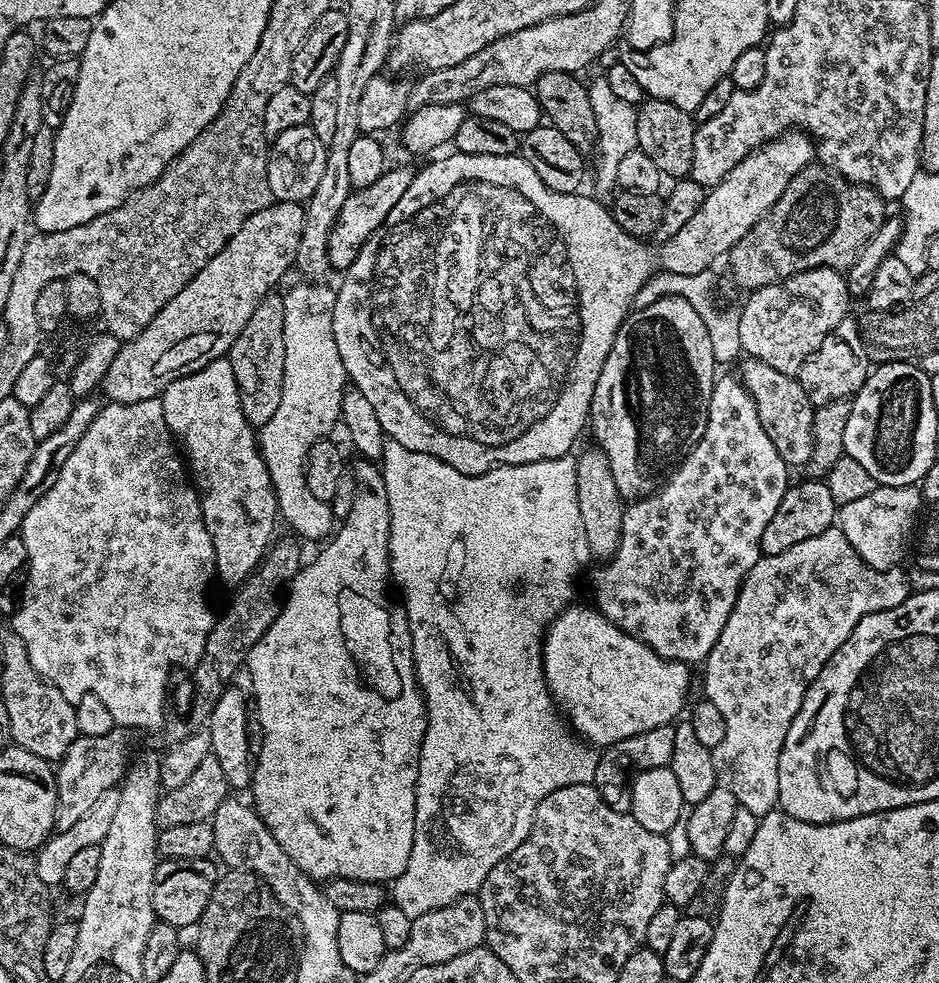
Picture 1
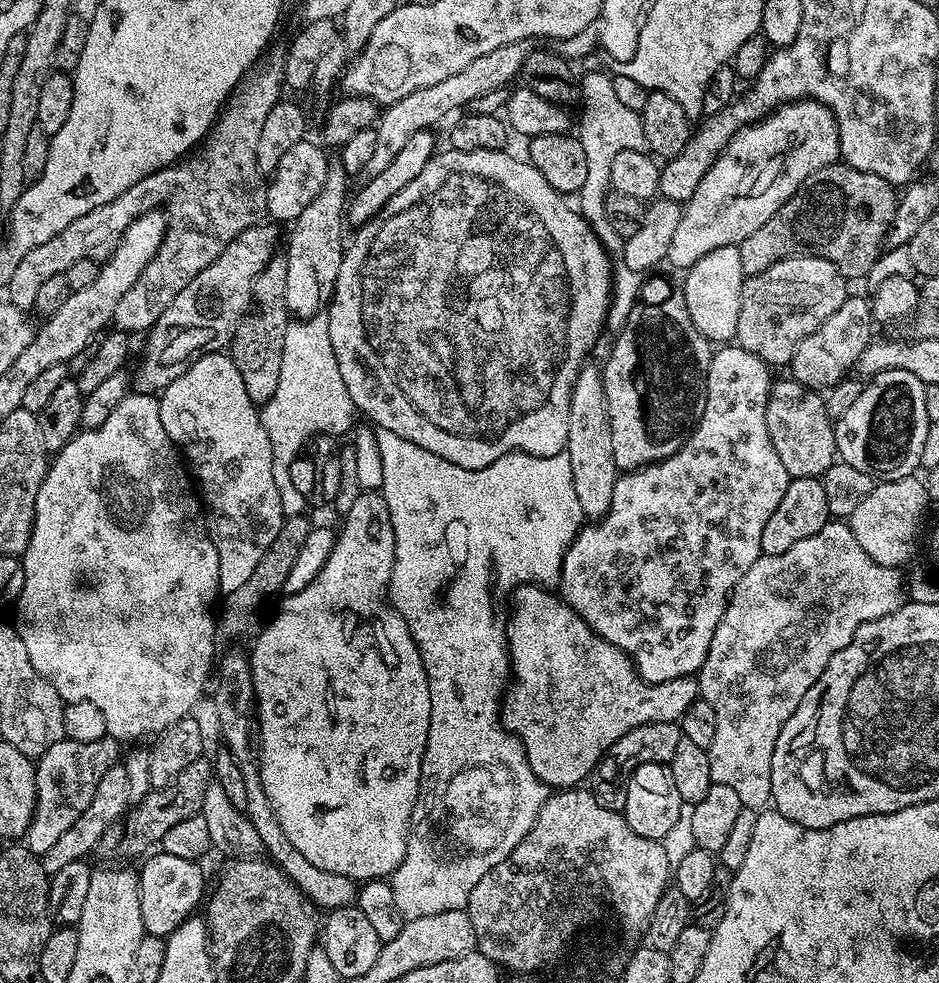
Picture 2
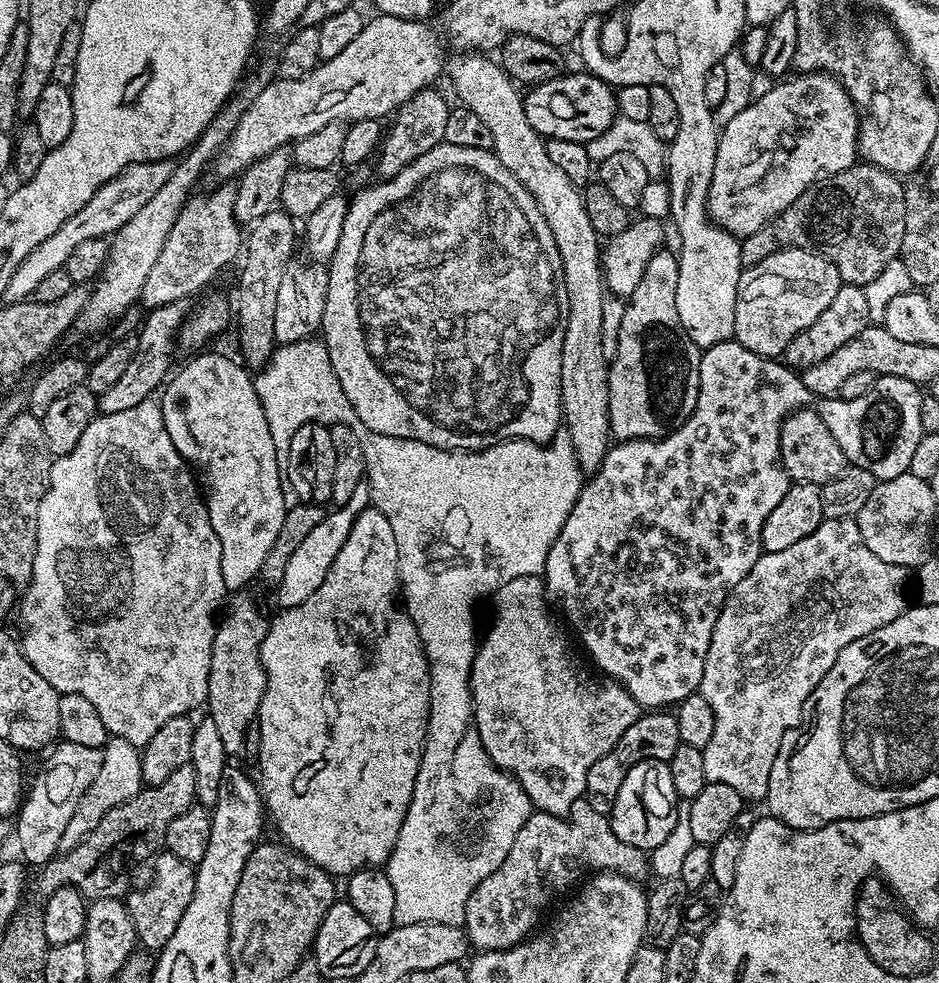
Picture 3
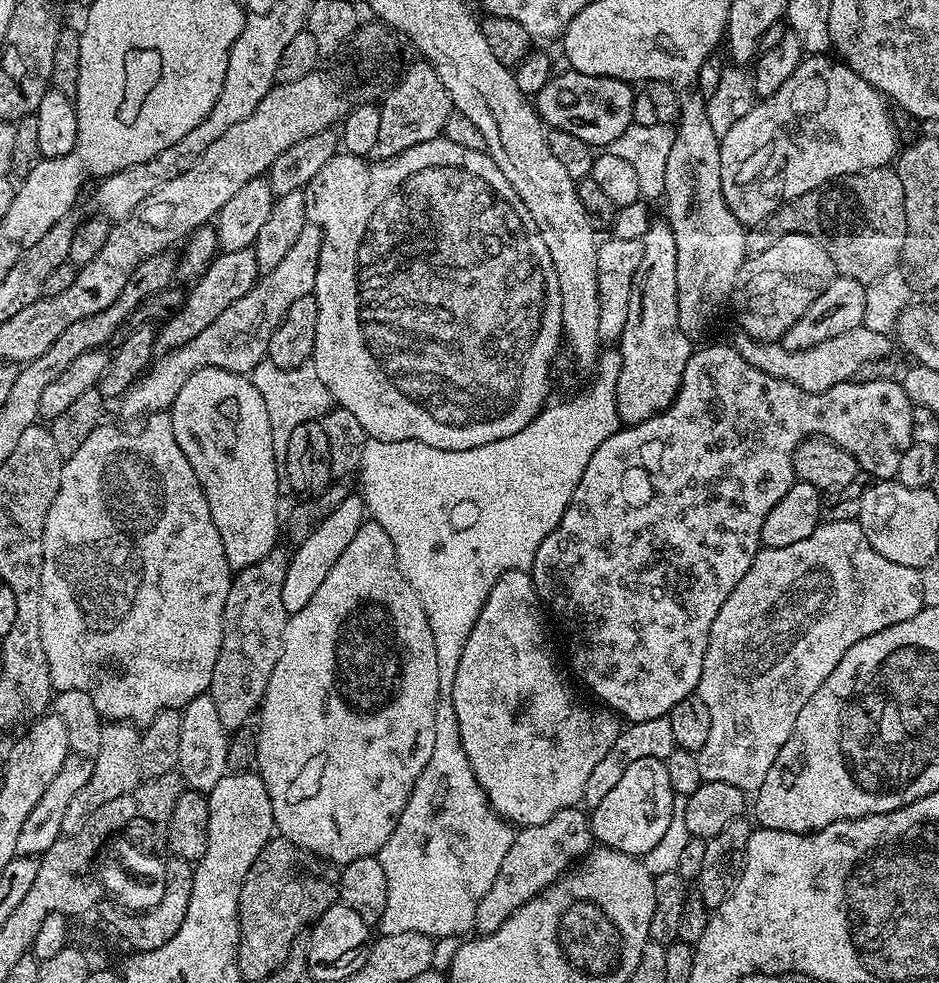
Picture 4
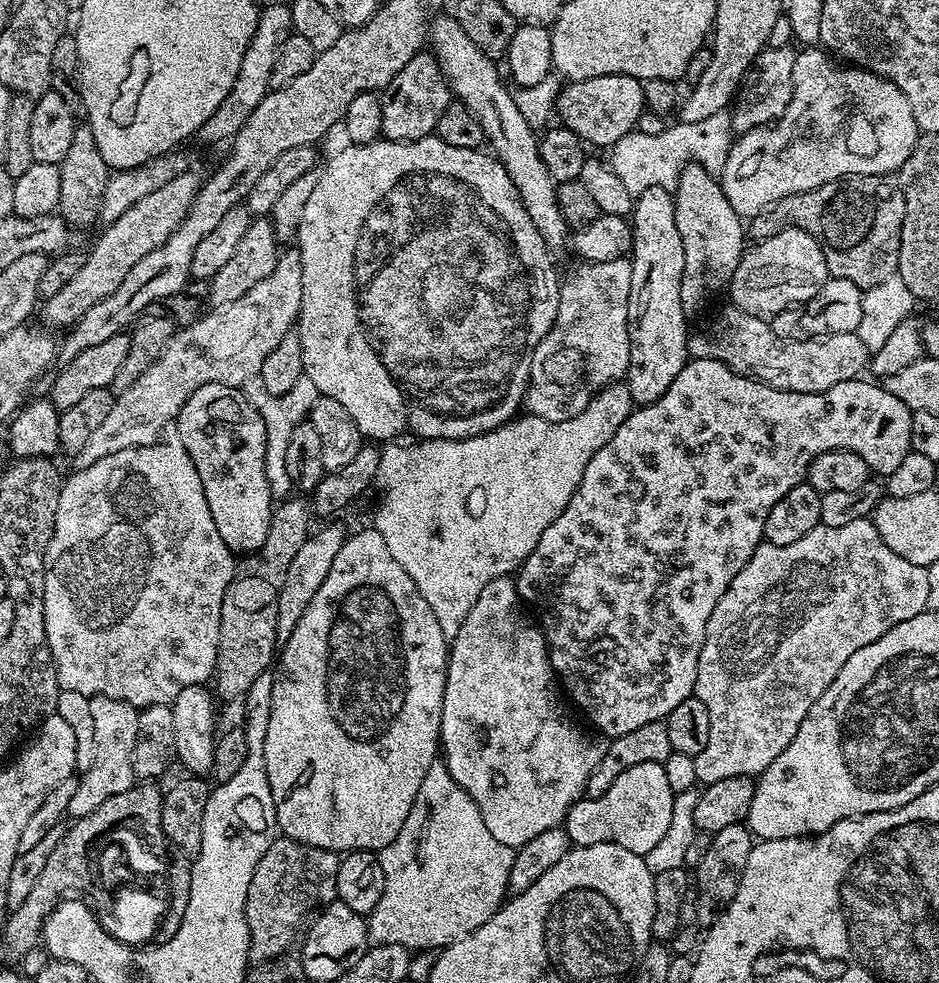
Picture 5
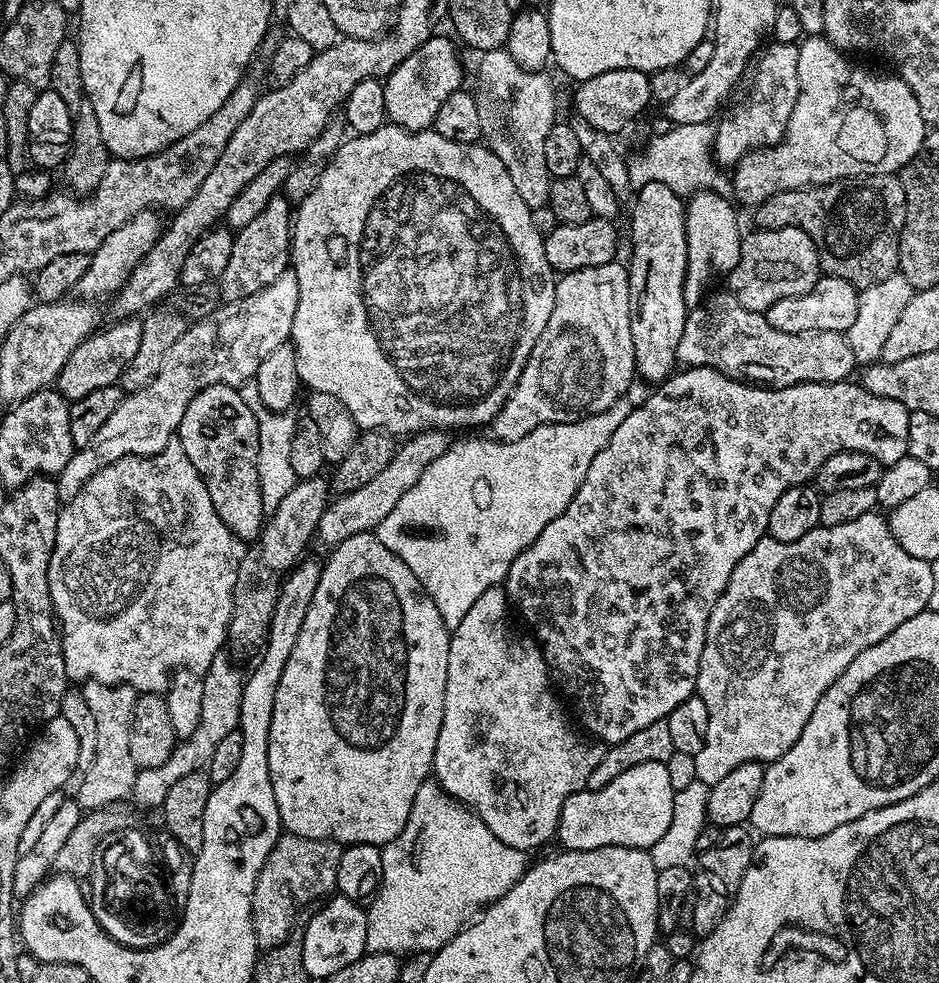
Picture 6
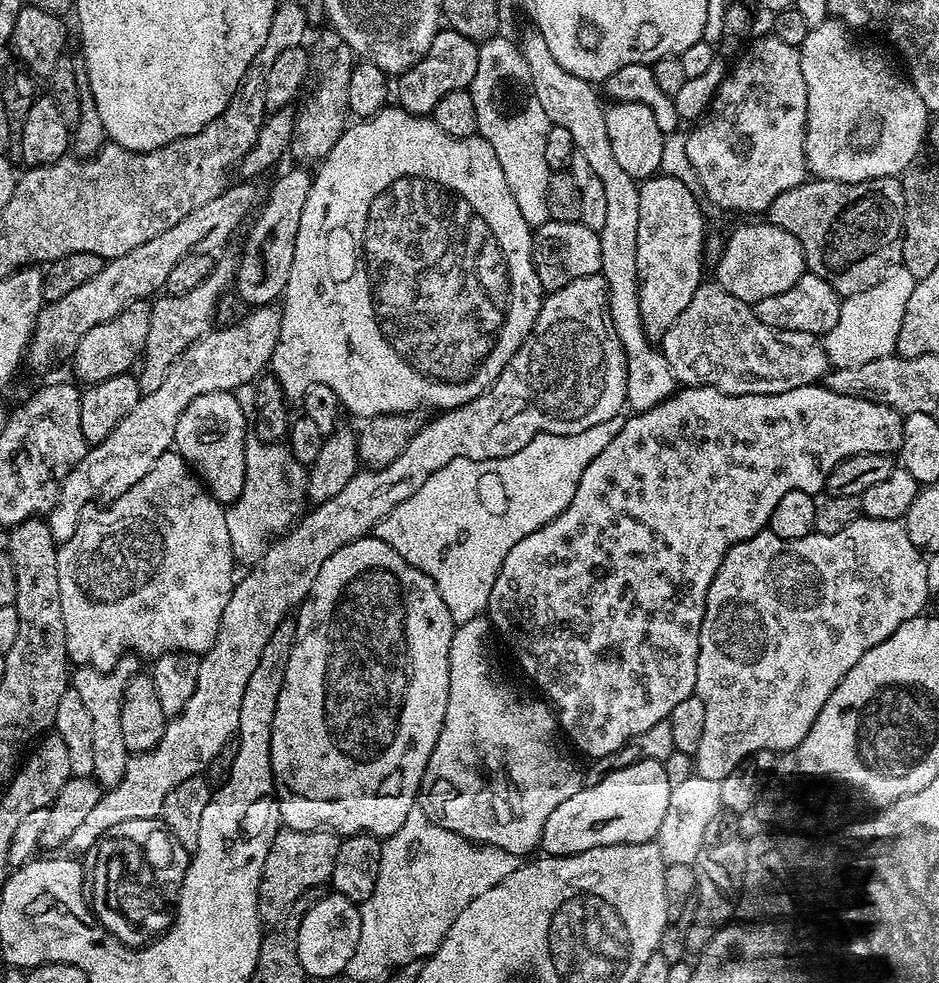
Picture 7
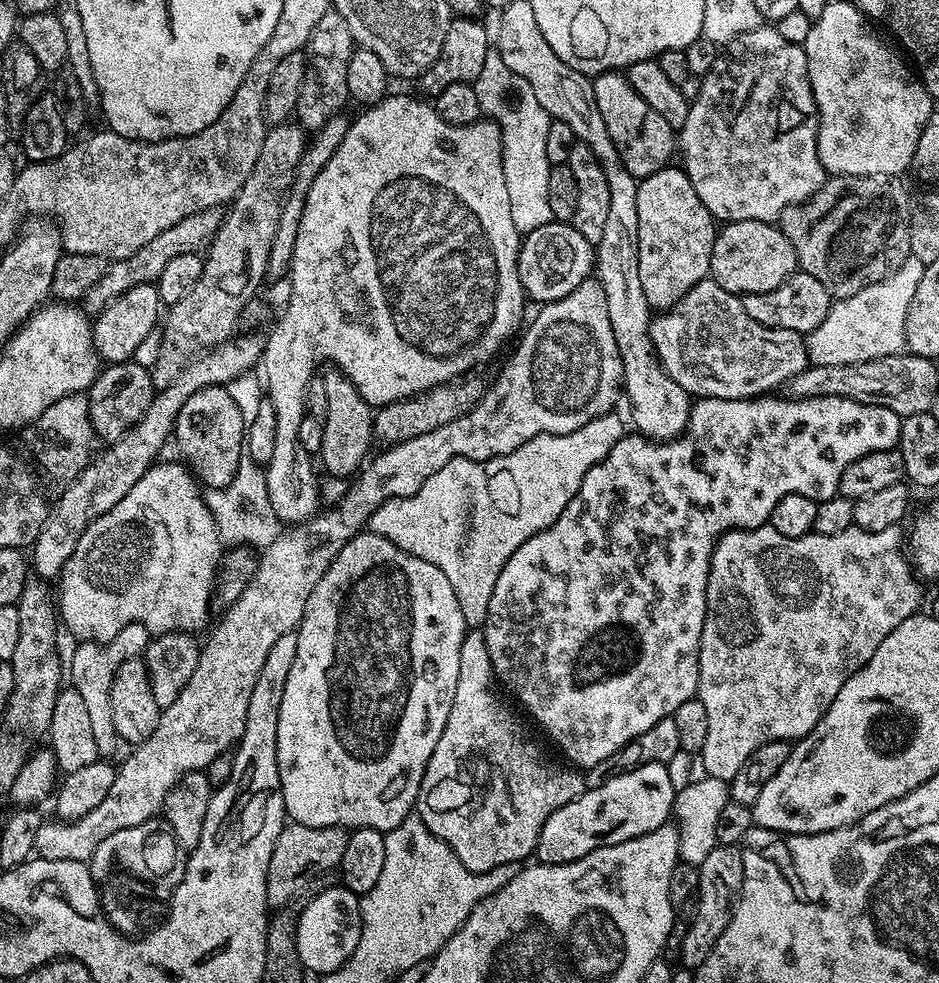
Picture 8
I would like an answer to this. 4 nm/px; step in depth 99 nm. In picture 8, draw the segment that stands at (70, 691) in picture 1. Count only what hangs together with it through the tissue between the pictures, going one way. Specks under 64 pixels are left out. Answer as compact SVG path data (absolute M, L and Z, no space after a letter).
M163 462L153 464L151 468L146 470L146 474L142 474L142 478L138 478L138 482L134 482L132 489L109 512L93 520L88 525L88 529L80 535L80 541L76 544L74 554L70 554L70 558L64 563L64 569L61 570L58 577L58 583L60 583L58 616L63 627L65 624L77 636L75 637L77 641L104 644L107 640L112 640L114 634L118 634L118 630L122 630L131 624L144 624L149 633L152 634L166 632L196 634L199 633L199 628L207 622L208 607L210 609L213 607L214 589L220 571L222 539L219 530L216 528L215 518L212 516L205 497L202 495L201 487L194 479L193 473L183 463L180 464L163 464Z

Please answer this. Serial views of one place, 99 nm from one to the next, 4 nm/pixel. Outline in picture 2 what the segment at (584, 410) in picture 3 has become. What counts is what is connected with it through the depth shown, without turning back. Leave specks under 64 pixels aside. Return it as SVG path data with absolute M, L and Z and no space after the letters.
M592 362L585 363L572 387L570 398L570 434L568 435L567 454L570 458L570 475L574 478L574 494L578 494L578 506L582 506L585 517L595 522L610 510L610 502L614 498L614 486L618 469L614 462L614 442L610 434L610 414L606 406L606 390L604 378L599 367Z

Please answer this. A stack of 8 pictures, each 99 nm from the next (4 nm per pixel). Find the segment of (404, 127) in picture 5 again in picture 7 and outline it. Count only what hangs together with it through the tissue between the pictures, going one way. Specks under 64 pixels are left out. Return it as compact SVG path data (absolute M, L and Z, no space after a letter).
M441 27L436 33L434 42L430 42L430 50L414 66L399 73L394 84L394 100L399 107L415 116L431 117L434 106L445 94L463 88L471 89L474 74L478 74L478 54L480 44L466 38L466 34L458 34L453 28Z

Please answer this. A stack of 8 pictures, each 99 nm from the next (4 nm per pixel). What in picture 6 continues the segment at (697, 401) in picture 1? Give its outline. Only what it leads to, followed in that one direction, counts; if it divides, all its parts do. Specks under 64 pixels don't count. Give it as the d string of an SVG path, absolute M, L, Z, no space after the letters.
M650 182L638 189L631 204L632 261L627 261L626 267L630 282L630 338L634 338L636 376L663 382L677 371L678 338L682 338L682 326L688 317L684 297L684 283L688 277L686 204L669 186L660 182Z

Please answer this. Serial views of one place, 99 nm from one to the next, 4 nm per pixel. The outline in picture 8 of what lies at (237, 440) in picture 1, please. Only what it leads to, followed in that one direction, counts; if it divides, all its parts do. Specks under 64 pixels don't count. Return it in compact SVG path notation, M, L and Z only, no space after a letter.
M227 387L203 388L189 398L176 419L175 440L185 456L187 467L201 485L214 489L231 483L240 465L240 457L246 452L246 423Z

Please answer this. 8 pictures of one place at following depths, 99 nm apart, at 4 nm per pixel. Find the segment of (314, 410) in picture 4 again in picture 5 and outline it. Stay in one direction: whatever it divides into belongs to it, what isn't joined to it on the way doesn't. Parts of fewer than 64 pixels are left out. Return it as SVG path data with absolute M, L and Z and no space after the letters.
M260 376L248 379L242 386L242 391L252 404L253 409L262 414L266 426L266 474L267 480L271 484L271 492L275 499L285 499L293 491L290 474L286 469L287 445L291 435L294 434L294 427L305 423L309 417L319 392L314 386L314 382L305 376L301 377L285 395L270 395L266 392L265 383Z

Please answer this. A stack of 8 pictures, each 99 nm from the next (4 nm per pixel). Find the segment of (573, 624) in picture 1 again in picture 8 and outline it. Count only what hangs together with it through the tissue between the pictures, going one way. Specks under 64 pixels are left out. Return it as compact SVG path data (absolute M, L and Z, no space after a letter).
M476 630L465 631L458 654L458 690L454 690L454 706L450 706L446 730L442 730L442 738L438 738L434 754L430 754L430 762L426 762L415 811L430 834L446 842L468 872L488 872L503 864L524 862L520 860L535 853L538 834L542 834L546 818L586 791L583 775L575 767L544 761L543 750L532 741L523 722L500 701L495 687L492 660L488 657L483 635Z

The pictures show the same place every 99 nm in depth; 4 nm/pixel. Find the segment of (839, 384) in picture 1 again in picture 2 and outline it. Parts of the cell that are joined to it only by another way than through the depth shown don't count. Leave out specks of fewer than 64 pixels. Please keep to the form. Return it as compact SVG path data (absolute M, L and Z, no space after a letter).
M849 294L842 302L842 306L838 306L838 310L834 310L834 314L830 314L830 318L826 318L826 322L818 326L818 330L814 330L814 334L798 342L790 365L791 379L817 390L834 387L838 381L849 375L864 347L872 343L874 339L872 327L874 321L869 297Z

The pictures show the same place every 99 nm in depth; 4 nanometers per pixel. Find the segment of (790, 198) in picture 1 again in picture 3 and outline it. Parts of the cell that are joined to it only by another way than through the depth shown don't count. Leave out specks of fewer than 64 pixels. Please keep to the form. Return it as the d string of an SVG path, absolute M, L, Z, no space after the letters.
M857 162L852 167L828 176L824 180L817 180L815 184L802 190L802 194L794 198L792 205L780 213L772 223L762 226L762 230L740 240L741 265L749 268L785 246L803 245L804 239L812 232L811 251L827 258L838 270L843 283L863 286L874 282L874 278L878 278L878 274L882 274L882 270L886 270L886 266L900 254L902 234L906 234L906 214L908 213L904 189L905 185L901 177L863 162Z

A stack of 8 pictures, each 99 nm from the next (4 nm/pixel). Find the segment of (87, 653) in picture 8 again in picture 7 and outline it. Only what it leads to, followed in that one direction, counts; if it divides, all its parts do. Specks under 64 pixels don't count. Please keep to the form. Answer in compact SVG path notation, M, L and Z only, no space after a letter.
M122 658L110 672L99 672L97 668L77 667L70 676L70 686L78 690L86 711L90 713L92 723L92 744L94 746L94 770L92 776L101 789L107 790L122 782L122 774L126 774L126 762L130 753L126 750L126 742L122 738L122 698L128 685L128 679L137 675L137 661Z

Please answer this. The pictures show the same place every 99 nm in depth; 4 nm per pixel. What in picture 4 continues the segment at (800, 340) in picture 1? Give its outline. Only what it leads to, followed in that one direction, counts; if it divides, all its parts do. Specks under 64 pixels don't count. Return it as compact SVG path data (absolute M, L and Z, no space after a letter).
M786 234L786 238L778 238L770 250L748 256L738 270L730 304L736 307L739 331L756 340L779 342L786 330L790 330L790 326L810 310L810 302L814 302L814 298L818 298L818 294L822 294L837 275L830 254L826 254L812 236Z

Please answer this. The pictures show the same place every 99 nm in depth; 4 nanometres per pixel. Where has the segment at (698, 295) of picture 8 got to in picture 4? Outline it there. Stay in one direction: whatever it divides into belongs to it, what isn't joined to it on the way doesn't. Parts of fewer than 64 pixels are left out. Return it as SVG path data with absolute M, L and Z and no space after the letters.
M858 327L846 330L846 334L838 334L838 338L829 338L826 342L818 342L818 346L810 346L810 350L786 350L778 342L756 340L753 336L737 335L734 347L746 362L766 374L779 380L790 382L807 392L825 392L839 384L855 381L859 368L866 362L887 360L893 355L894 340L889 333Z

